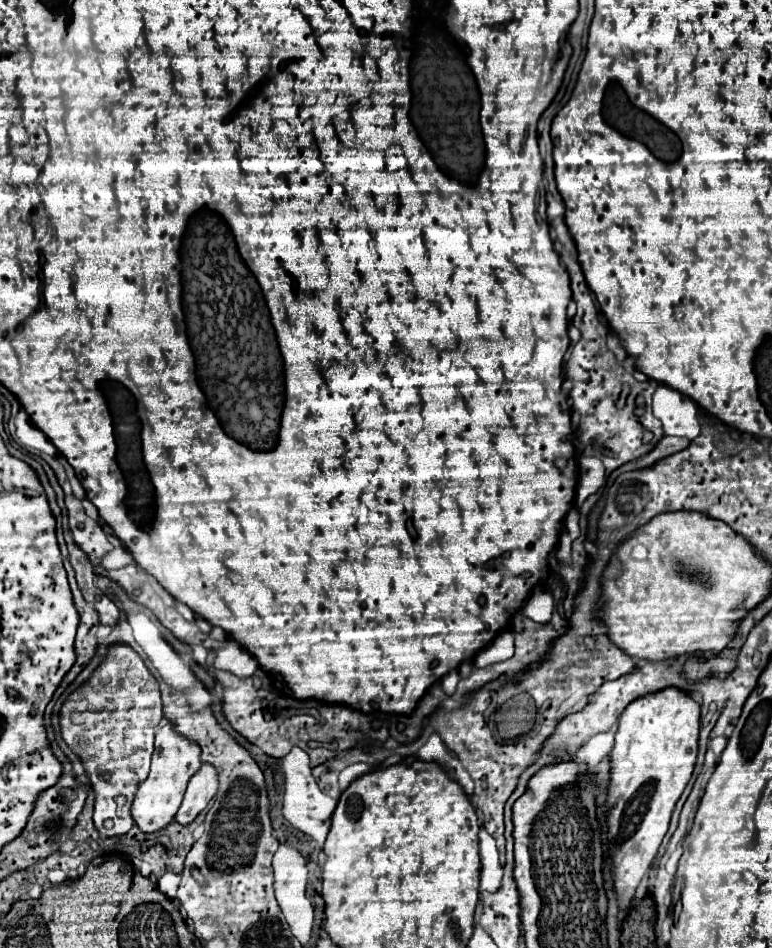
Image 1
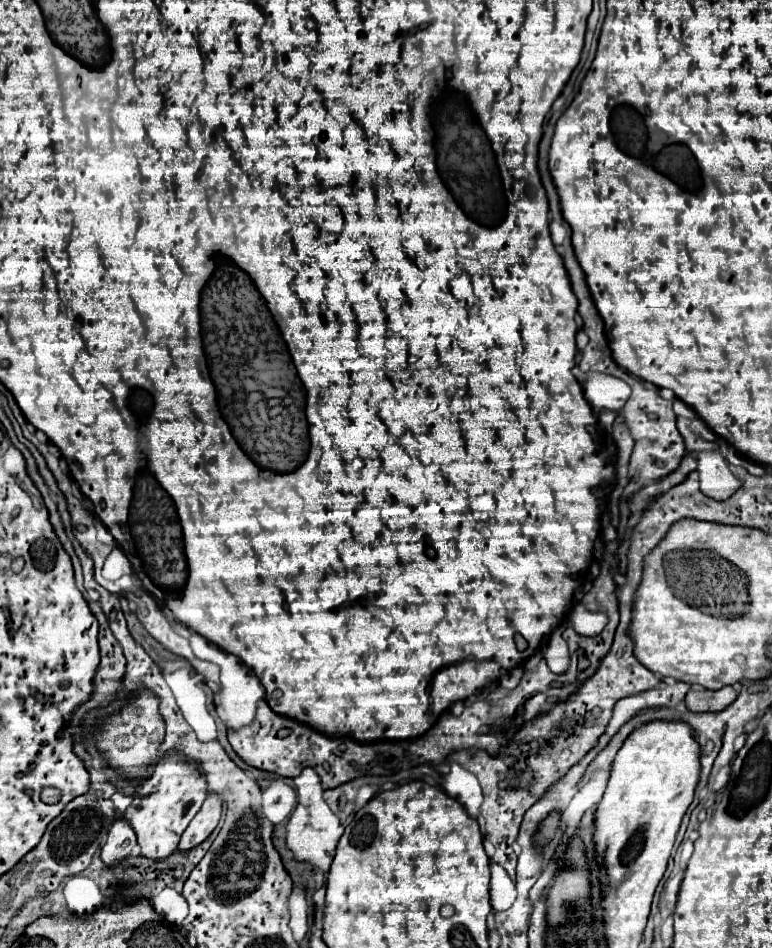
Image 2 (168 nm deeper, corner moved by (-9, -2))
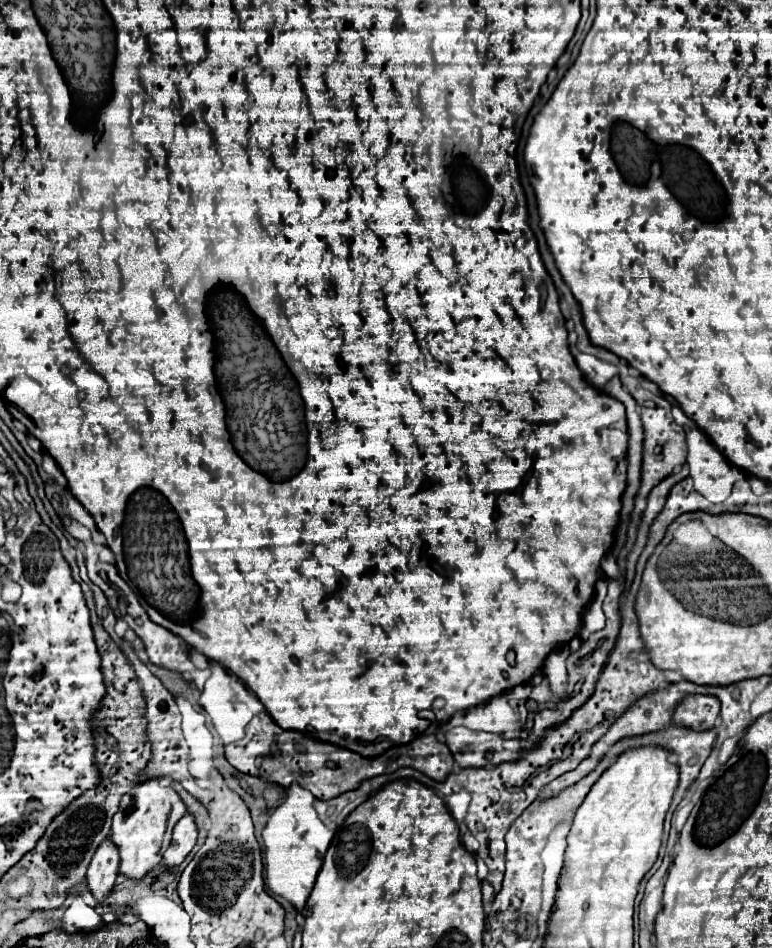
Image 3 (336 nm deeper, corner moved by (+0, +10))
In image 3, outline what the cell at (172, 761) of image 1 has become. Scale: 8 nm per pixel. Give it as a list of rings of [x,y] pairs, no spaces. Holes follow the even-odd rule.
[[[157,777],[133,785],[133,789],[123,795],[111,827],[111,839],[119,847],[119,857],[121,857],[119,873],[131,879],[141,879],[145,873],[157,867],[165,849],[171,843],[171,831],[175,823],[185,813],[187,807],[179,797],[179,793],[171,785],[161,785]]]

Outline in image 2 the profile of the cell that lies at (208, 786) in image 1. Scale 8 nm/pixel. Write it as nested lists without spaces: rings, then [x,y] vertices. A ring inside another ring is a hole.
[[[210,793],[208,799],[204,801],[200,813],[190,821],[190,825],[182,833],[178,851],[188,853],[190,849],[194,849],[202,841],[206,841],[208,835],[216,829],[216,825],[220,821],[220,813],[222,813],[222,799],[216,793]]]

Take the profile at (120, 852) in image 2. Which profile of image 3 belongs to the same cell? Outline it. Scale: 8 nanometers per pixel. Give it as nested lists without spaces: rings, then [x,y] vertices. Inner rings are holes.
[[[107,837],[103,841],[103,845],[99,845],[99,849],[95,849],[95,855],[87,869],[89,889],[99,903],[113,889],[117,871],[119,871],[119,847],[115,847],[111,837]]]

